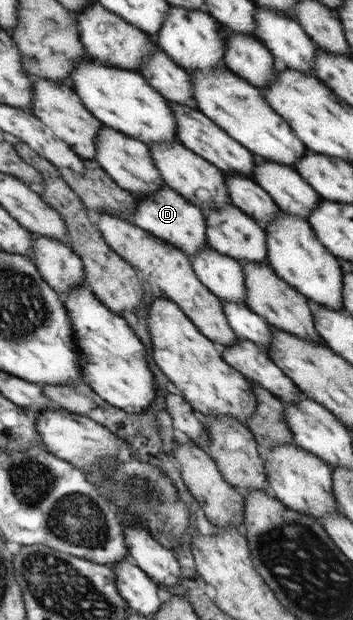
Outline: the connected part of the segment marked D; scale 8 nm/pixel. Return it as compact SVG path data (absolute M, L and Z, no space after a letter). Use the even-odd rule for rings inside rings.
M161 187L155 194L136 197L132 222L166 243L172 244L188 256L209 247L205 236L205 217L200 208L169 187Z

